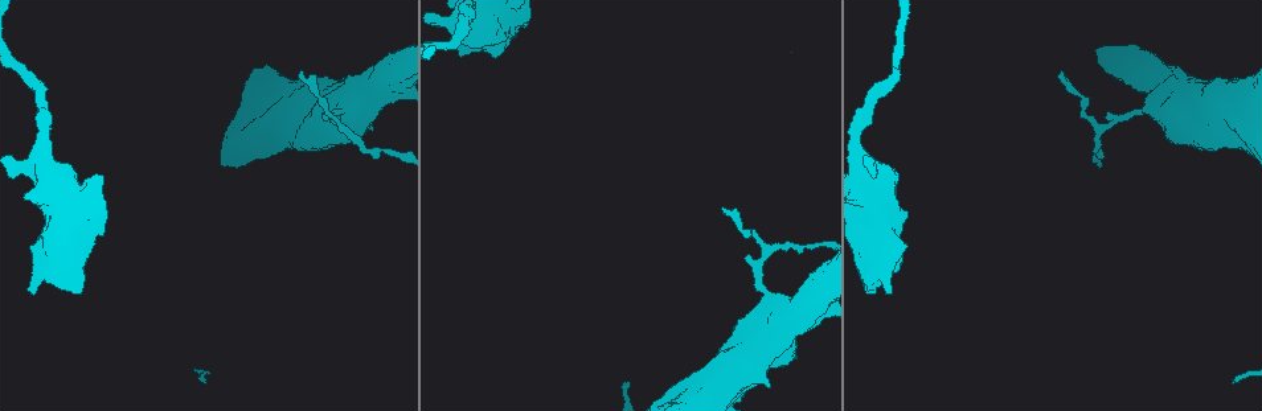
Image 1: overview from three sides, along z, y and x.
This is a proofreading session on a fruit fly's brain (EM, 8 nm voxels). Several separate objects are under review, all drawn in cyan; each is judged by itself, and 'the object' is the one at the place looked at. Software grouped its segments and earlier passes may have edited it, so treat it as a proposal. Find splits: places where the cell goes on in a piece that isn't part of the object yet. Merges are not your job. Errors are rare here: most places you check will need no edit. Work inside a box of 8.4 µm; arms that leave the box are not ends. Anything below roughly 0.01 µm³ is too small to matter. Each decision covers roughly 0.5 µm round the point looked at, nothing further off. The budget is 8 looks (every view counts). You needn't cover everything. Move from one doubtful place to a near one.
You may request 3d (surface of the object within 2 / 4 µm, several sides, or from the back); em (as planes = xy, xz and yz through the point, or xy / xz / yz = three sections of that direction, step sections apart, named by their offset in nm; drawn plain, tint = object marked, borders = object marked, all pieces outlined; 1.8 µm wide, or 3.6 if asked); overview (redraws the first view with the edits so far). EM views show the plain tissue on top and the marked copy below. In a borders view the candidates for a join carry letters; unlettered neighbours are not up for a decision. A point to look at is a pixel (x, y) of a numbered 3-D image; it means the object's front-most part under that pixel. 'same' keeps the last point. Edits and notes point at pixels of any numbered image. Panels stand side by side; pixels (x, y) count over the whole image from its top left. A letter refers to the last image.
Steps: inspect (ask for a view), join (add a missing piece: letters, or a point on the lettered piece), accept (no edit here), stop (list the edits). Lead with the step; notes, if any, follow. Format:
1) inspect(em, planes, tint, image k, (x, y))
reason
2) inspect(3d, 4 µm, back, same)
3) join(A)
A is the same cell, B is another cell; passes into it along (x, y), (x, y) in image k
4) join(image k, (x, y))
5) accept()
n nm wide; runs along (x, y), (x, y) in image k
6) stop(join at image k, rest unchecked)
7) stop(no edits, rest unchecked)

inspect(em, xy, step 4, borders, image 1, (888, 292))
an open end

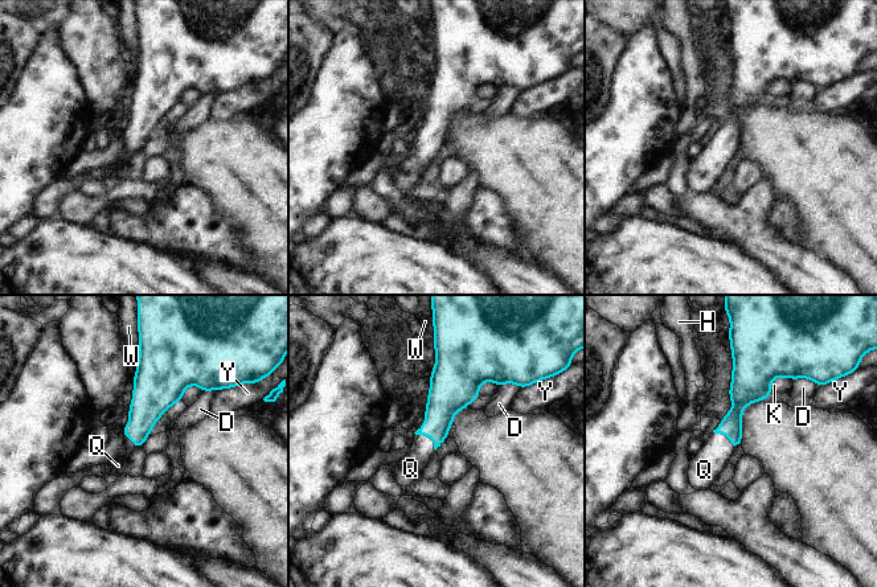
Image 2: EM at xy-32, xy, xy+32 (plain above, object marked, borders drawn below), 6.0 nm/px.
inspect(em, planes, borders, same)
another direction

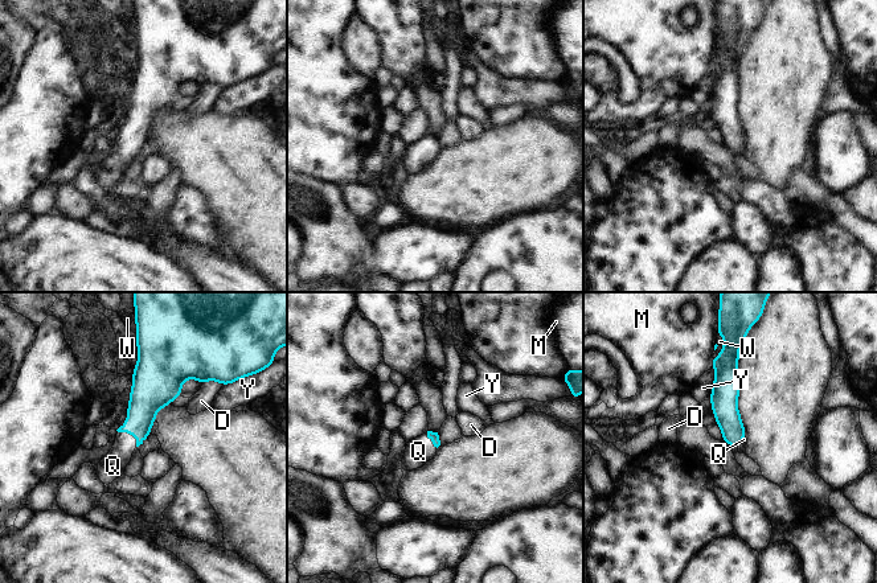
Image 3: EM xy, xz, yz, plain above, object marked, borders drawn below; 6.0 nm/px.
join(Q)
Q is the same cell, D, M, W and Y are other cells; passes into it along (147, 395), (131, 432), (113, 466) in image 3; it goes on there

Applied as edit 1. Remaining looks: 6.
inspect(overview)
see it whole again

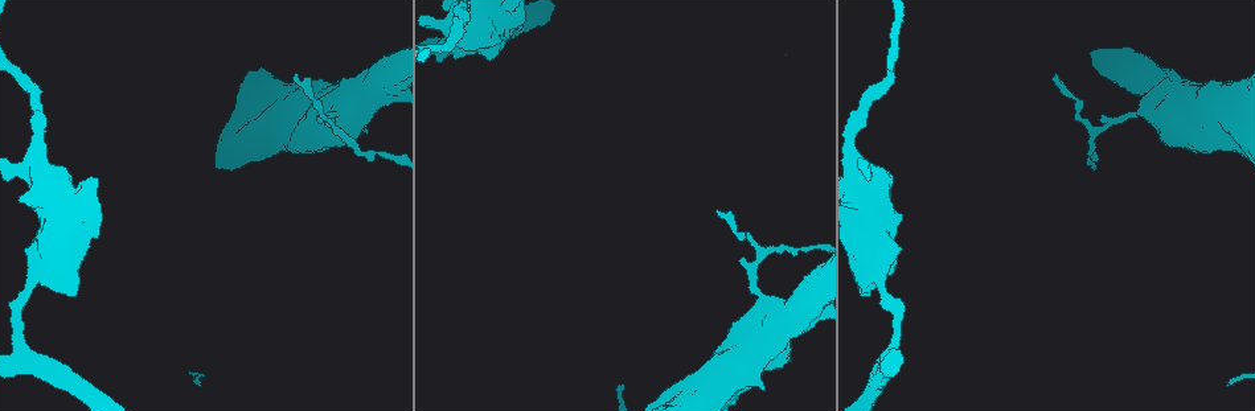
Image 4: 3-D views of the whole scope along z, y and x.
inspect(3d, 2 µm, back, image 4, (296, 77))
tapers out

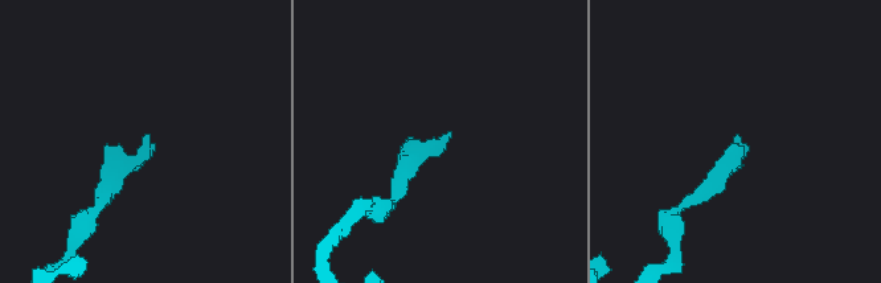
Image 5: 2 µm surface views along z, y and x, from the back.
inspect(em, planes, borders, image 5, (144, 138))
need the tissue

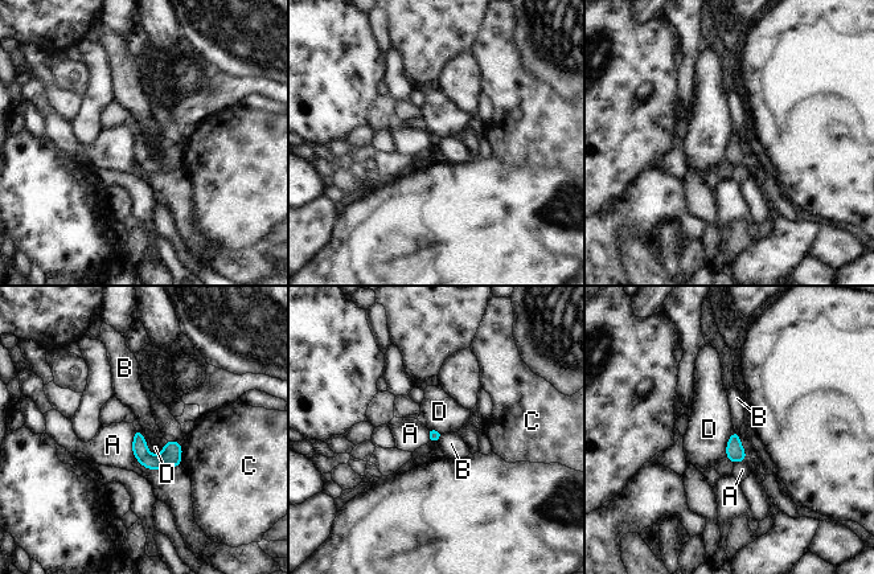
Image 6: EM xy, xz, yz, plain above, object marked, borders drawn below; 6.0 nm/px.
accept()
A, B, C and D are other cells; border along (135, 427), (147, 449), (159, 456) in image 6; none of them fits

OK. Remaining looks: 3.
stop(join at image 3, rest unchecked)

